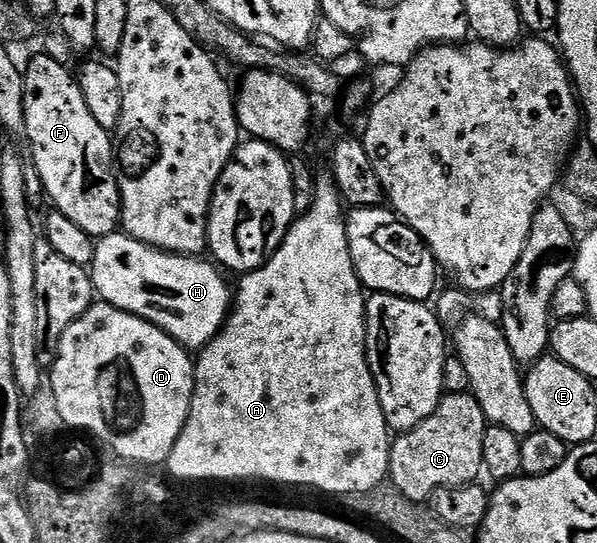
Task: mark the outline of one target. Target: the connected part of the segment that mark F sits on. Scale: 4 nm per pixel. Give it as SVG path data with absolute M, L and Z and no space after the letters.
M35 56L28 62L27 68L23 72L23 86L25 88L25 130L27 131L26 143L31 144L31 152L29 159L37 166L37 174L41 174L41 182L47 191L47 200L52 204L54 211L59 212L65 218L77 222L77 226L81 226L81 230L85 230L85 234L89 234L92 238L108 236L110 232L116 231L120 227L121 217L123 214L123 203L121 202L121 194L119 193L119 178L117 175L117 156L113 151L113 136L101 126L101 122L97 122L97 118L93 118L93 114L89 110L89 106L85 102L85 98L81 94L81 86L77 79L76 73L71 72L59 60L54 60L51 56Z

